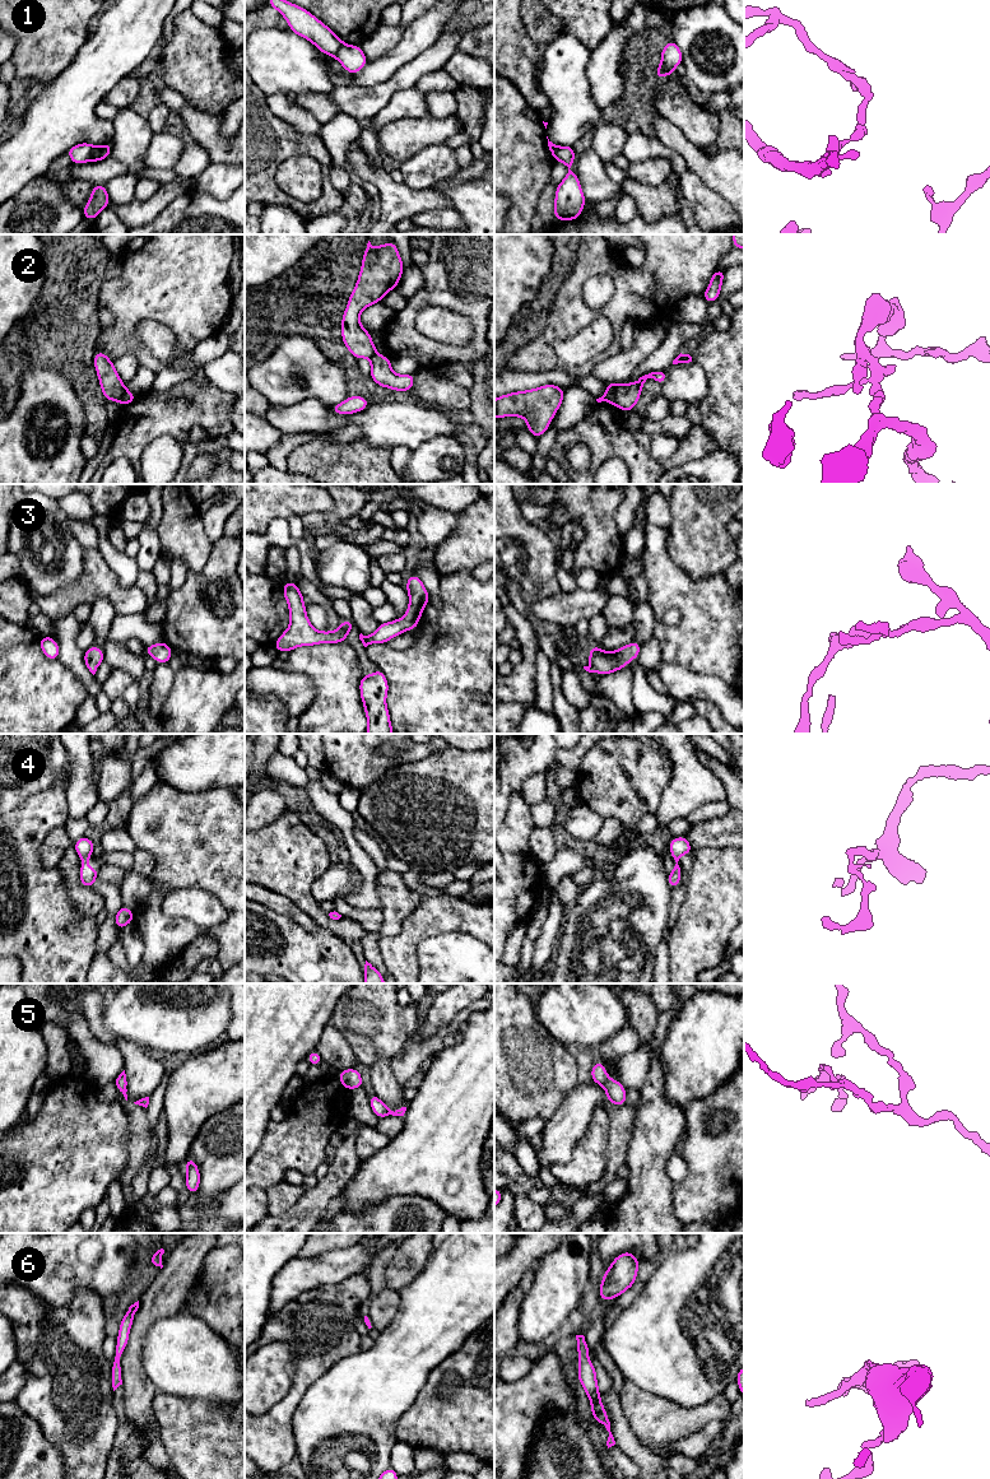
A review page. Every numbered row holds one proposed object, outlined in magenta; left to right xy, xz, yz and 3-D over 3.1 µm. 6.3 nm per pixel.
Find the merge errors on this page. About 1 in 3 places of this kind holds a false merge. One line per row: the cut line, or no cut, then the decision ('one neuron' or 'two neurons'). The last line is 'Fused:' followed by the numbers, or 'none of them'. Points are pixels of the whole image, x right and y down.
1: cut xy (94, 147), (89, 159); two neurons
2: cut yz (618, 385), (612, 403); two neurons
3: cut none; one neuron
4: cut none; one neuron
5: cut none; one neuron
6: cut none; one neuron
Fused: 1, 2

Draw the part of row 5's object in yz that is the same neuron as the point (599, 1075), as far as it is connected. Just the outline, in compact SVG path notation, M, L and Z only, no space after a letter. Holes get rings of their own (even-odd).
M601 1061L594 1062L591 1068L591 1080L601 1085L606 1090L608 1102L617 1106L626 1106L626 1088L618 1080L608 1076L605 1066Z

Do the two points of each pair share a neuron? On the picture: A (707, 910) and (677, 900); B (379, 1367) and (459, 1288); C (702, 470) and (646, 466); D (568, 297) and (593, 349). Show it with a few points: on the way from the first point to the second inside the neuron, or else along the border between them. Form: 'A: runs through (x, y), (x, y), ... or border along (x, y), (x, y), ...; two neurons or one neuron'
A: border along (689, 871), (686, 879), (686, 897), (672, 929); two neurons
B: runs through (399, 1348), (438, 1308); one neuron
C: border along (701, 457), (665, 470); two neurons
D: border along (613, 331), (596, 317), (556, 340); two neurons

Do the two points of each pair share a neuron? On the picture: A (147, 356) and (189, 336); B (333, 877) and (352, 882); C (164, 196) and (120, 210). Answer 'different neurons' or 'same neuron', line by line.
A: same neuron
B: same neuron
C: same neuron

